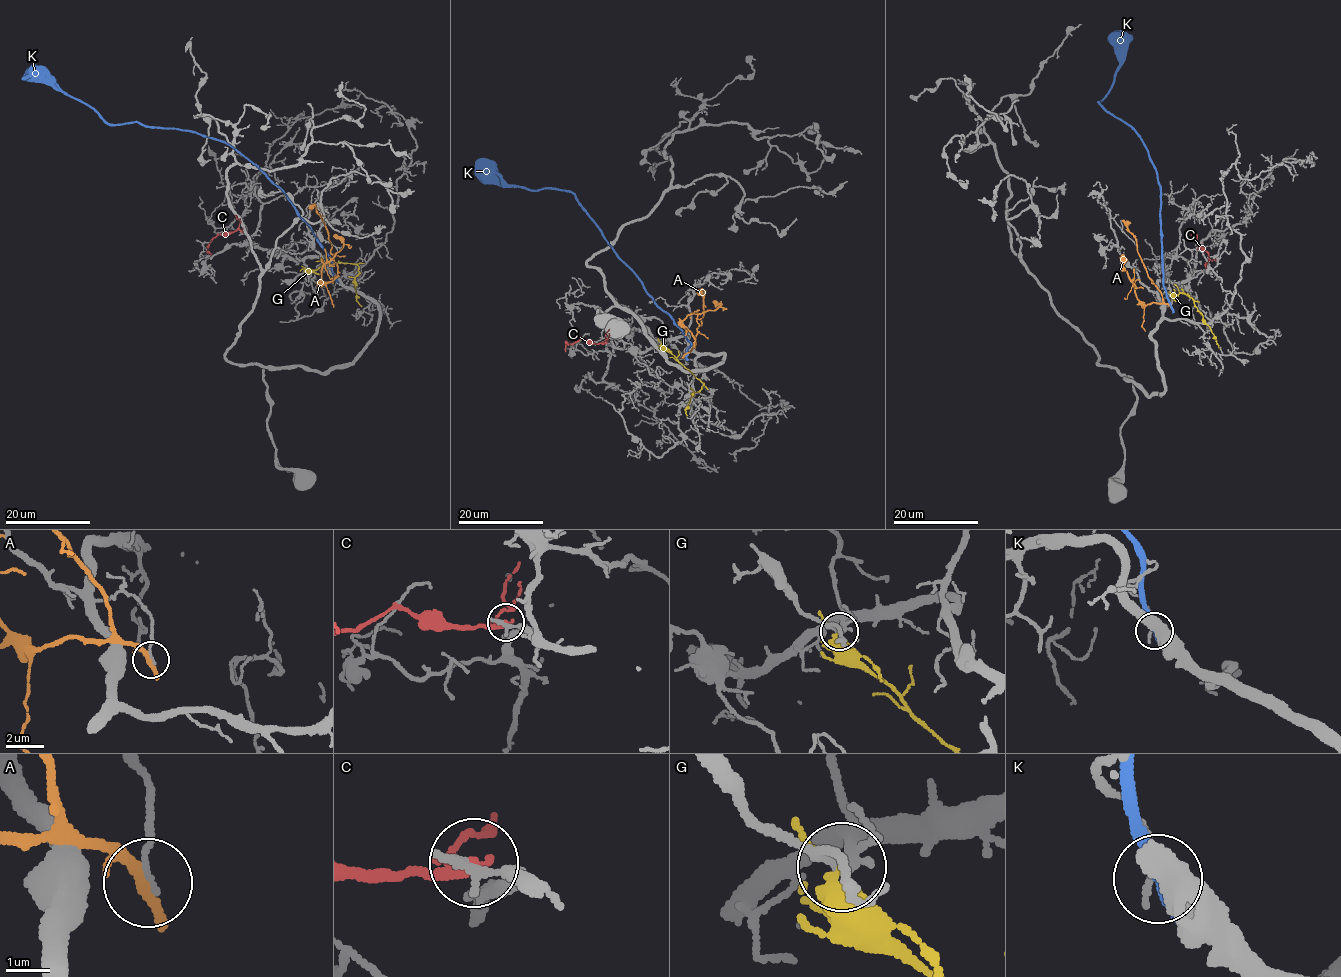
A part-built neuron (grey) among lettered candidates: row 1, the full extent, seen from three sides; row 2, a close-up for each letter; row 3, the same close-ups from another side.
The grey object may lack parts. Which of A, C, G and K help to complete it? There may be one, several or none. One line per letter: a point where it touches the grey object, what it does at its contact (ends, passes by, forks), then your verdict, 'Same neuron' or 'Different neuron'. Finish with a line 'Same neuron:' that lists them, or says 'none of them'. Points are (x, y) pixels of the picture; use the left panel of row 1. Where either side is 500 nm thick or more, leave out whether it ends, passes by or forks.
A: Touches grey at (333, 279). It passes by. Different neuron
C: Touches grey at (242, 232). It passes by. Different neuron
G: Touches grey at (305, 269). It passes by. Different neuron
K: Touches grey at (334, 277). It passes by. Different neuron
Same neuron: none of them

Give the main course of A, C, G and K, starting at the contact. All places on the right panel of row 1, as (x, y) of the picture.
A: (1172, 308), (1149, 277), (1135, 238), (1127, 226)
C: (1198, 248), (1203, 247), (1209, 257), (1207, 268)
G: (1170, 292), (1176, 296), (1180, 292), (1189, 296), (1220, 348)
K: (1170, 306), (1163, 281), (1157, 173), (1134, 130), (1098, 102), (1120, 64), (1115, 52), (1117, 44), (1112, 41)

